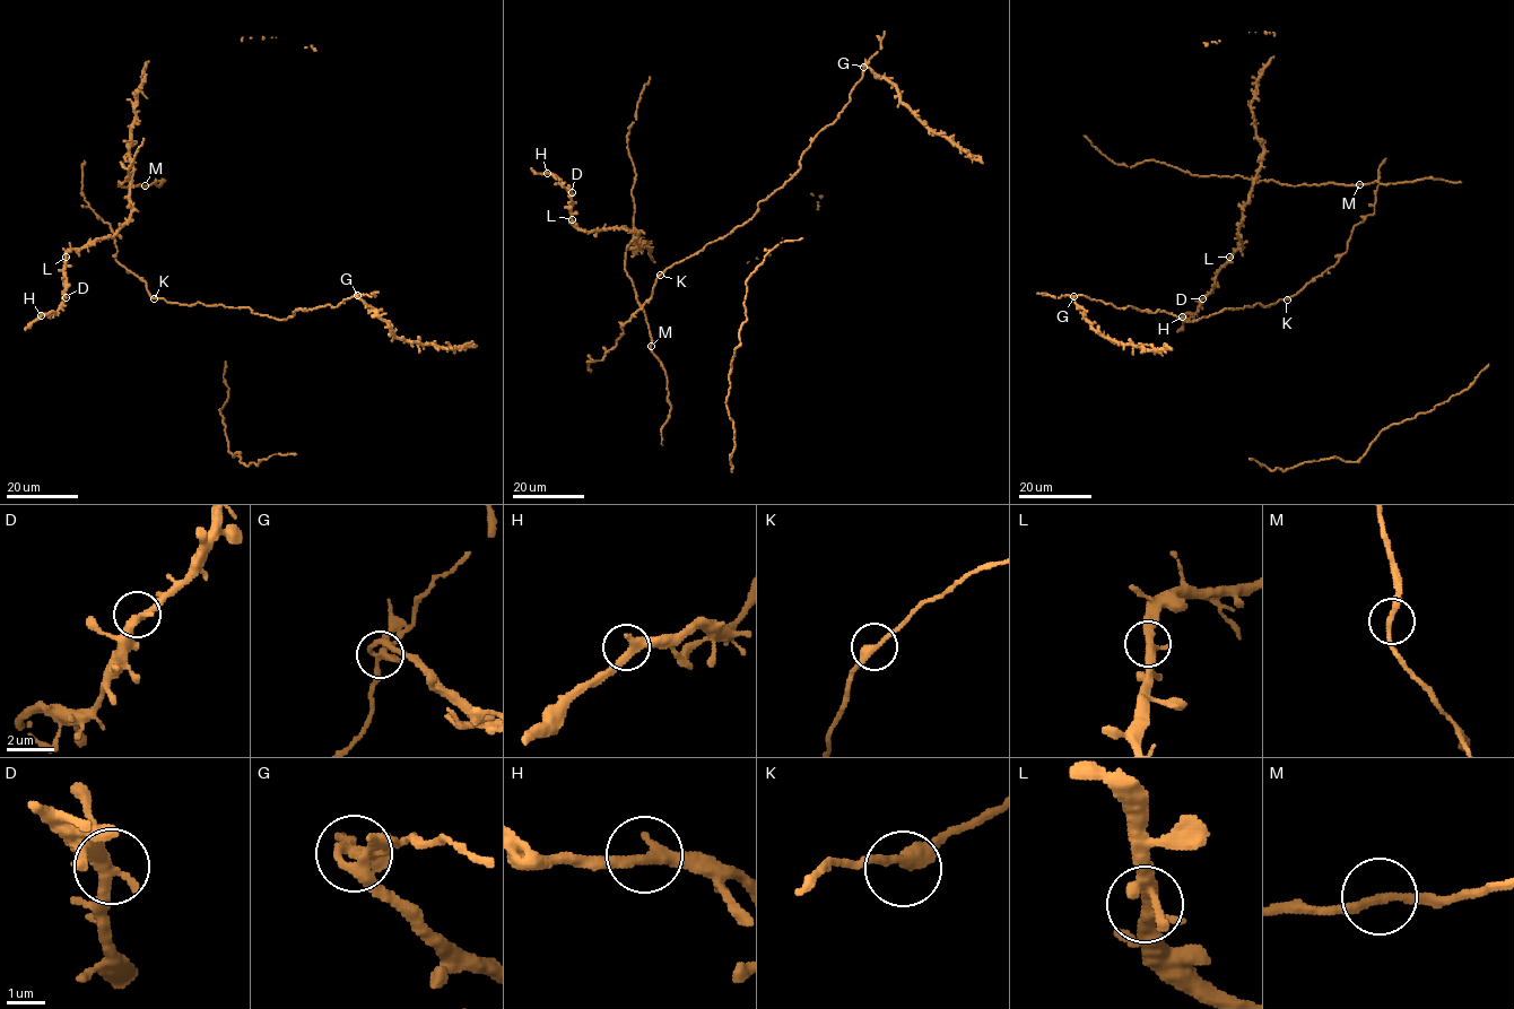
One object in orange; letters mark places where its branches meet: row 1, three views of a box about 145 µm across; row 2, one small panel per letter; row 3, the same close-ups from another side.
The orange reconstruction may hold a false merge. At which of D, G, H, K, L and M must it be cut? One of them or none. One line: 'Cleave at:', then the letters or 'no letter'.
Cleave at: G

